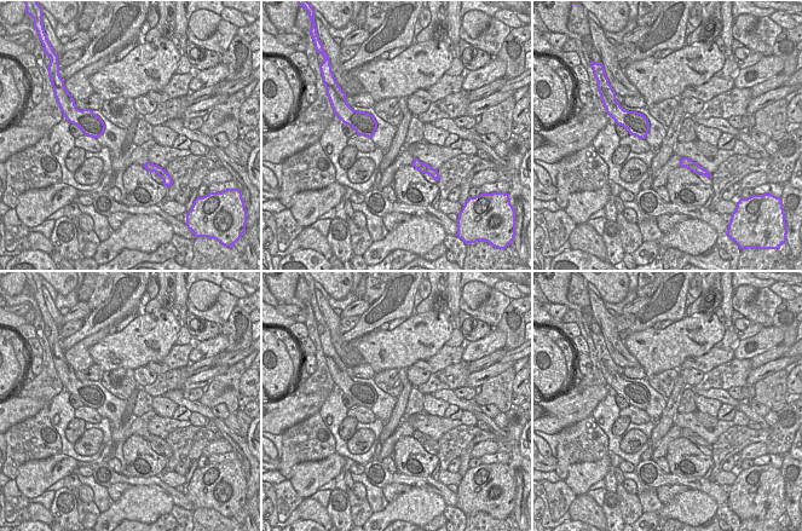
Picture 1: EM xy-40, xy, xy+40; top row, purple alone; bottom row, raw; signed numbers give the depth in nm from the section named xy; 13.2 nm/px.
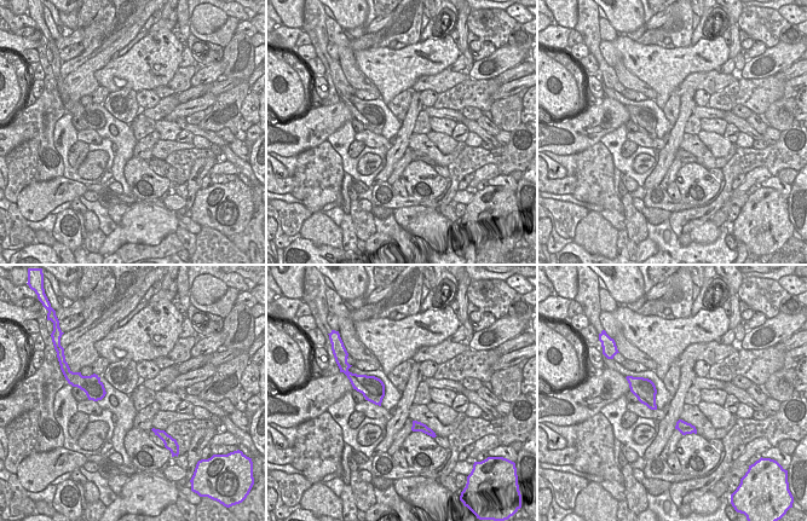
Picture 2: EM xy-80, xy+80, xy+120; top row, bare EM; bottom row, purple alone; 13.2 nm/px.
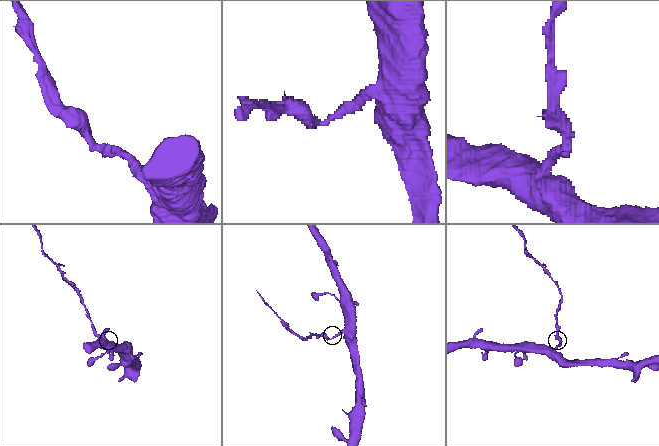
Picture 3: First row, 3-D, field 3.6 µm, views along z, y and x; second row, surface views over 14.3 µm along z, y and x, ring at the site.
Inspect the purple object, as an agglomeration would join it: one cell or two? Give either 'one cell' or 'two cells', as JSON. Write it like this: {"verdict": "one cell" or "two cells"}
{"verdict": "two cells"}

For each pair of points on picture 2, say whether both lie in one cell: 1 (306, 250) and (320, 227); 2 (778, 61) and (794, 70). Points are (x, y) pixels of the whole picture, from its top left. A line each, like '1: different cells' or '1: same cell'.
1: different cells
2: different cells

